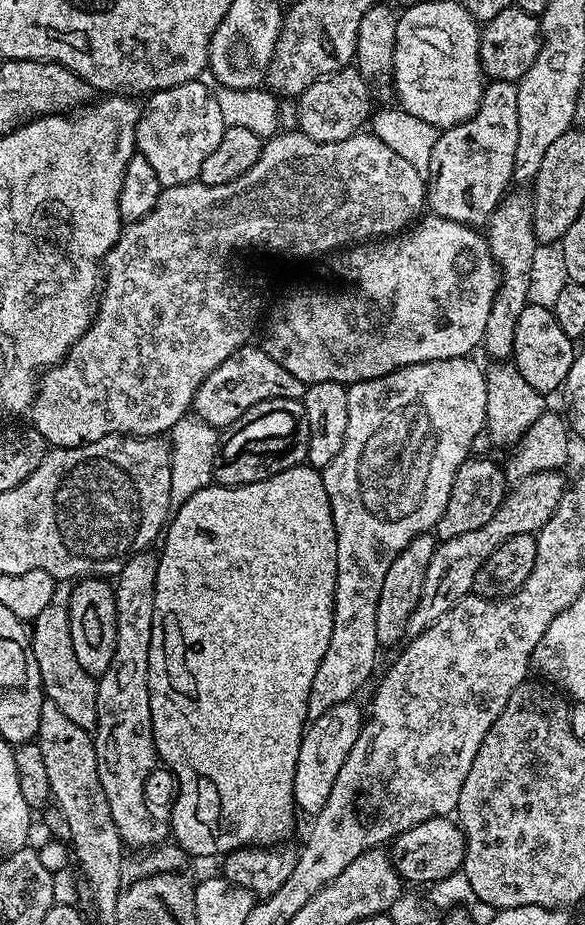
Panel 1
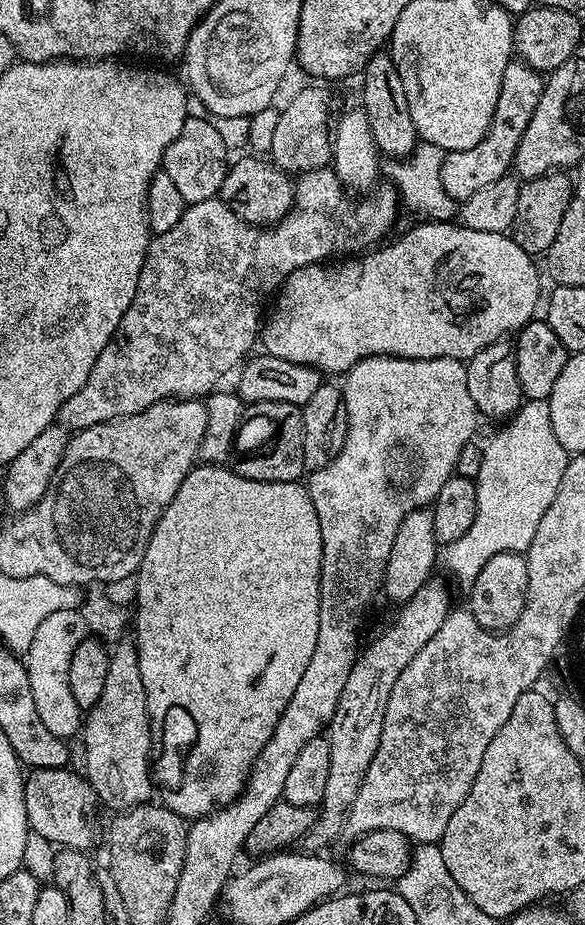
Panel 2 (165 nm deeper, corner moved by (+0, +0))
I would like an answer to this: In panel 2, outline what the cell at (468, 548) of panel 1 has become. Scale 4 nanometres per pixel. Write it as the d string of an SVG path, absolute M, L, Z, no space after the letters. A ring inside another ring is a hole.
M439 578L427 580L399 609L396 621L373 642L365 647L360 657L350 670L350 678L346 678L346 686L342 690L342 698L338 698L338 710L334 710L334 718L326 729L330 746L330 778L326 778L326 794L319 809L314 826L306 830L306 834L298 844L309 854L323 853L334 840L345 831L348 823L348 811L354 806L354 798L358 798L358 790L362 786L362 778L366 778L366 770L370 762L374 762L374 754L378 750L378 742L382 738L382 726L386 714L386 702L390 702L390 690L394 690L394 682L414 662L414 656L438 630L442 630L442 622L446 622L453 607L452 596L448 588Z

